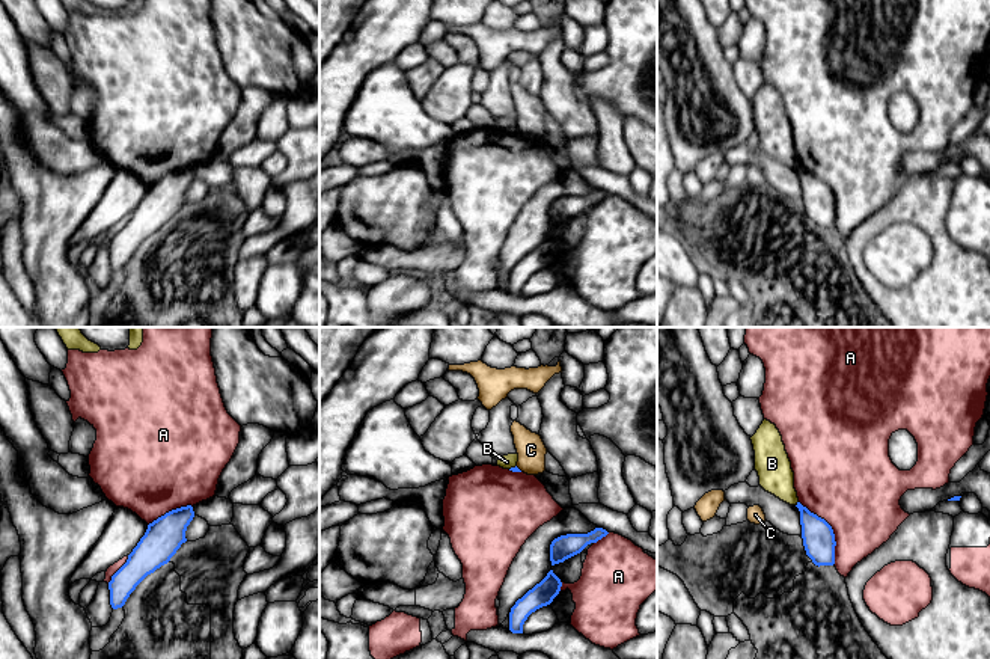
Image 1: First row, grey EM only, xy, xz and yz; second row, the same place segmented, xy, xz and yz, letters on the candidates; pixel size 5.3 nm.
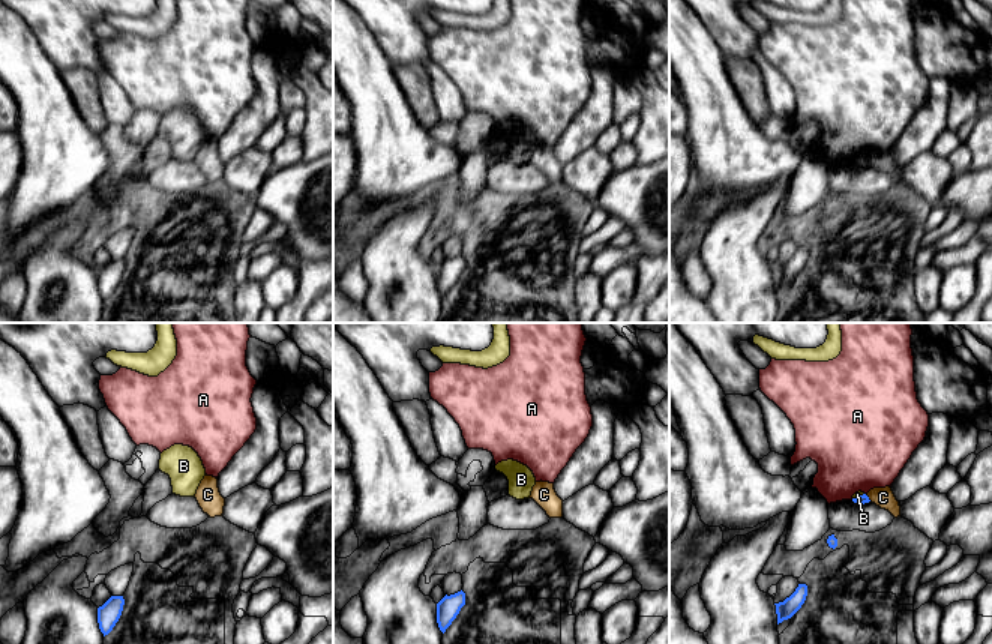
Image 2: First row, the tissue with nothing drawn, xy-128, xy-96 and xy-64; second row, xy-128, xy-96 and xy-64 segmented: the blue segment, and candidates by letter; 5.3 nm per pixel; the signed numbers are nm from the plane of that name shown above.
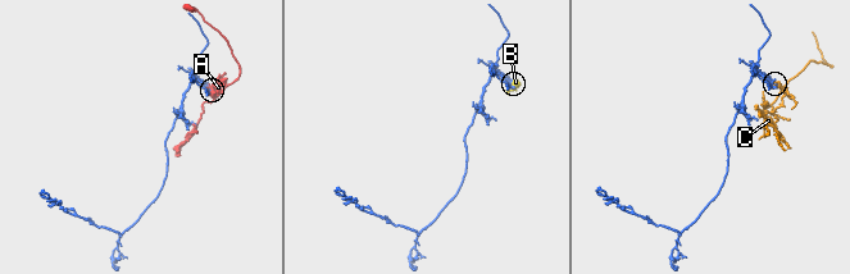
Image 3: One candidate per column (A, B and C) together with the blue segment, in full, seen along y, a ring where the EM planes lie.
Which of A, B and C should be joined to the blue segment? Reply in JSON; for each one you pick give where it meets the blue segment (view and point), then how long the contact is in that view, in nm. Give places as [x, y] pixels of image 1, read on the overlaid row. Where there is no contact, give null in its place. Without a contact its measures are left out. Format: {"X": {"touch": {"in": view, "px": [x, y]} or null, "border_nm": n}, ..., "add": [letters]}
{"add": []}

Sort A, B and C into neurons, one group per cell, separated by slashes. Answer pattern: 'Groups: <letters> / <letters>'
Groups: A / B / C

